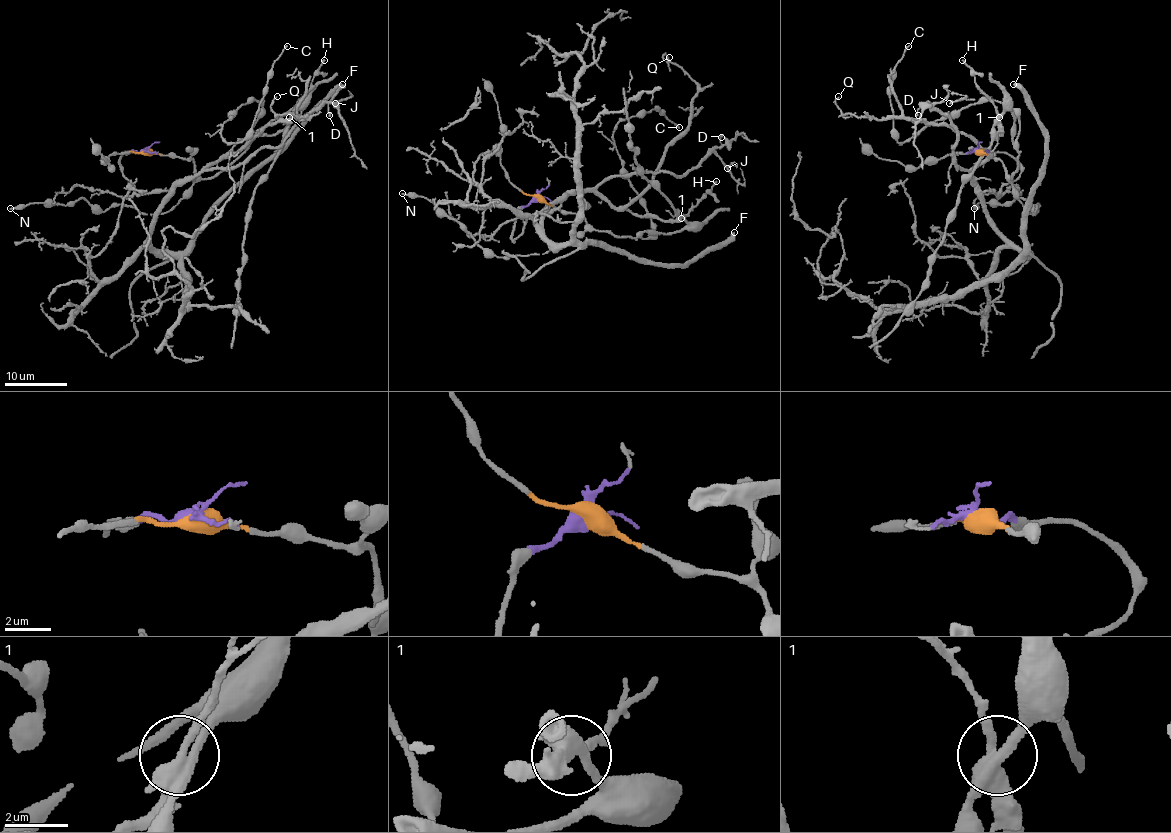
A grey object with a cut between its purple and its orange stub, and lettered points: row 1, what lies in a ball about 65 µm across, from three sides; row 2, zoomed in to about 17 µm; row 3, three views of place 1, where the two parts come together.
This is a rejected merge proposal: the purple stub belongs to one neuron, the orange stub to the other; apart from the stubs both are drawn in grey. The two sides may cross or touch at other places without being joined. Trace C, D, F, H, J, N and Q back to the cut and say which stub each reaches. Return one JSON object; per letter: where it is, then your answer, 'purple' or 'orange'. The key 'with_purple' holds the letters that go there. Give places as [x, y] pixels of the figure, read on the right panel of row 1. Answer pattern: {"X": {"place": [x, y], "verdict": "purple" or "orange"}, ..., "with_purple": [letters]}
{"C": {"place": [908, 46], "verdict": "orange"}, "D": {"place": [918, 115], "verdict": "purple"}, "F": {"place": [1013, 84], "verdict": "purple"}, "H": {"place": [962, 60], "verdict": "purple"}, "J": {"place": [949, 103], "verdict": "purple"}, "N": {"place": [974, 208], "verdict": "orange"}, "Q": {"place": [838, 96], "verdict": "purple"}, "with_purple": ["D", "F", "H", "J", "Q"]}

